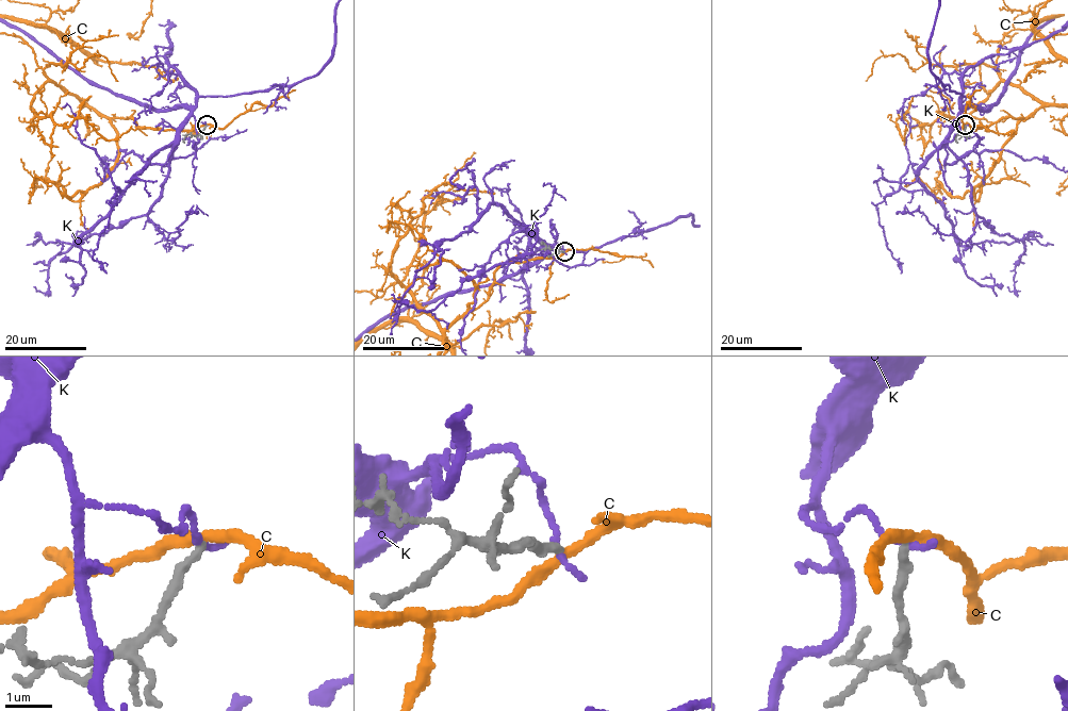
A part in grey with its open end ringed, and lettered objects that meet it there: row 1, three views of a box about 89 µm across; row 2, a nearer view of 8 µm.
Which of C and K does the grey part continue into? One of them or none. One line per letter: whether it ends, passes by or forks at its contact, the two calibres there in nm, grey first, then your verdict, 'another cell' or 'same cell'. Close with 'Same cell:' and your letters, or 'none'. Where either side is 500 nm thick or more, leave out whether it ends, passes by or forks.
C: it passes by | 190/240 nm | another cell
K: it ends | 200/150 nm | another cell
Same cell: none

